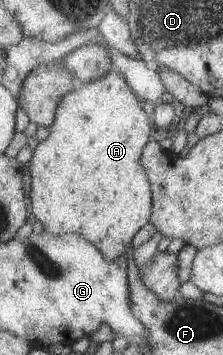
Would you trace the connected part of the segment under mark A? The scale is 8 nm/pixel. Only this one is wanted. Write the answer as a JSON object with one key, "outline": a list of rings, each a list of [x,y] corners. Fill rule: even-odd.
{"outline":[[[111,70],[103,77],[80,84],[63,98],[47,140],[36,146],[31,158],[33,220],[41,222],[43,230],[52,235],[75,233],[90,240],[108,261],[121,258],[132,246],[134,236],[150,222],[151,182],[145,174],[142,152],[151,140],[154,125],[145,112],[143,100],[133,92],[121,72]]]}

